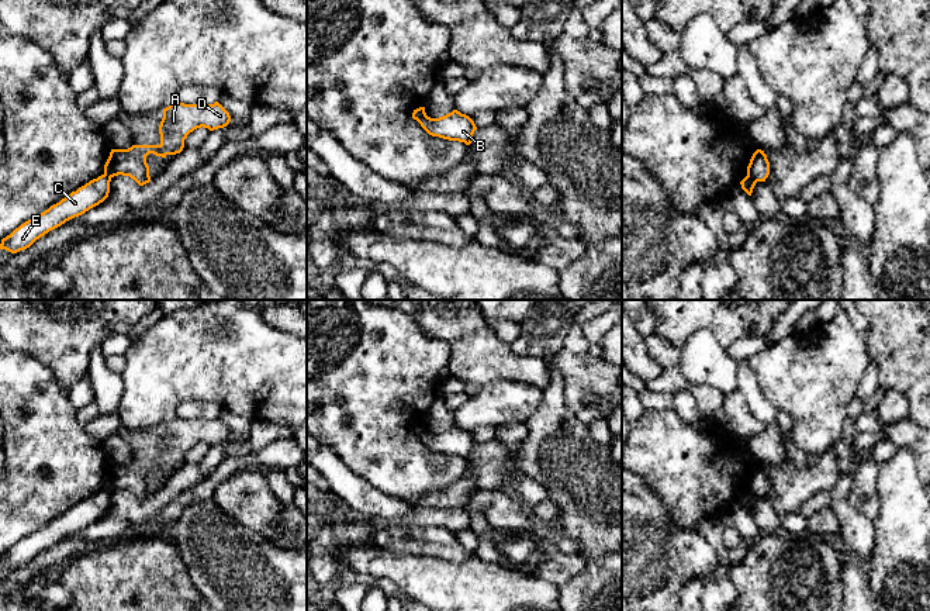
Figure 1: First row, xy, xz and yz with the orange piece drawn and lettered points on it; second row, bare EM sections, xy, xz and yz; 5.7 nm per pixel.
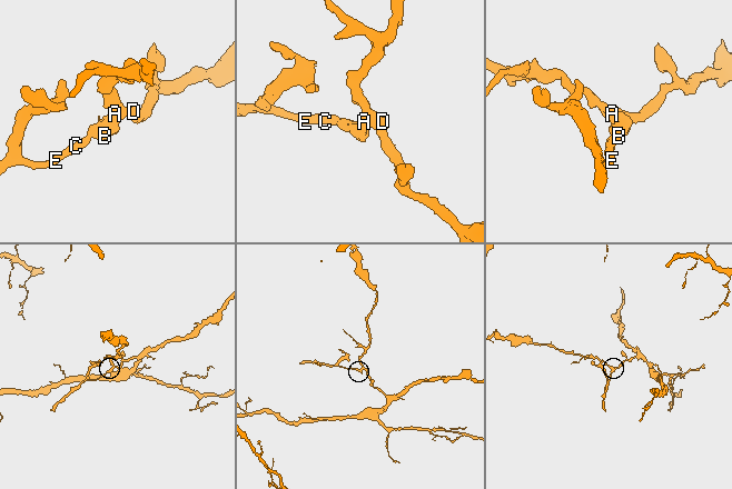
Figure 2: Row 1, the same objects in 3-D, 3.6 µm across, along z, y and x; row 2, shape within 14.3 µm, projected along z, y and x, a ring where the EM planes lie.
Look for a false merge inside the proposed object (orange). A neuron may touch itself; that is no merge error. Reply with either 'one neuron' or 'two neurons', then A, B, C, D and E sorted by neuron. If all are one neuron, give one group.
two neurons; A B D / C E

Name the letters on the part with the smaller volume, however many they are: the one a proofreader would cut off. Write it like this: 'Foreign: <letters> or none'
Foreign: C, E

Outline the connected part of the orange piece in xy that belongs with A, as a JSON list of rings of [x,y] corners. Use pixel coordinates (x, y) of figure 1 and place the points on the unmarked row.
[[[176,417],[163,424],[163,434],[159,441],[159,460],[132,460],[128,465],[111,465],[104,480],[104,490],[110,494],[118,490],[129,491],[139,501],[151,497],[146,472],[153,469],[166,473],[180,469],[184,455],[197,443],[210,446],[224,443],[229,439],[229,428],[218,418],[214,420],[184,420]]]

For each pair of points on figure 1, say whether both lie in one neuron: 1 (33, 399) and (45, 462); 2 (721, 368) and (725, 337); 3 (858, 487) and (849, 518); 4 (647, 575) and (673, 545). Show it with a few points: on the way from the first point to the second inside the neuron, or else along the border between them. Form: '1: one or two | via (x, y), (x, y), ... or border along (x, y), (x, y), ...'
1: one | via (37, 414), (45, 446)
2: two | border along (692, 334), (706, 330), (725, 349)
3: two | border along (846, 500), (873, 520)
4: one | via (650, 568), (666, 552)

